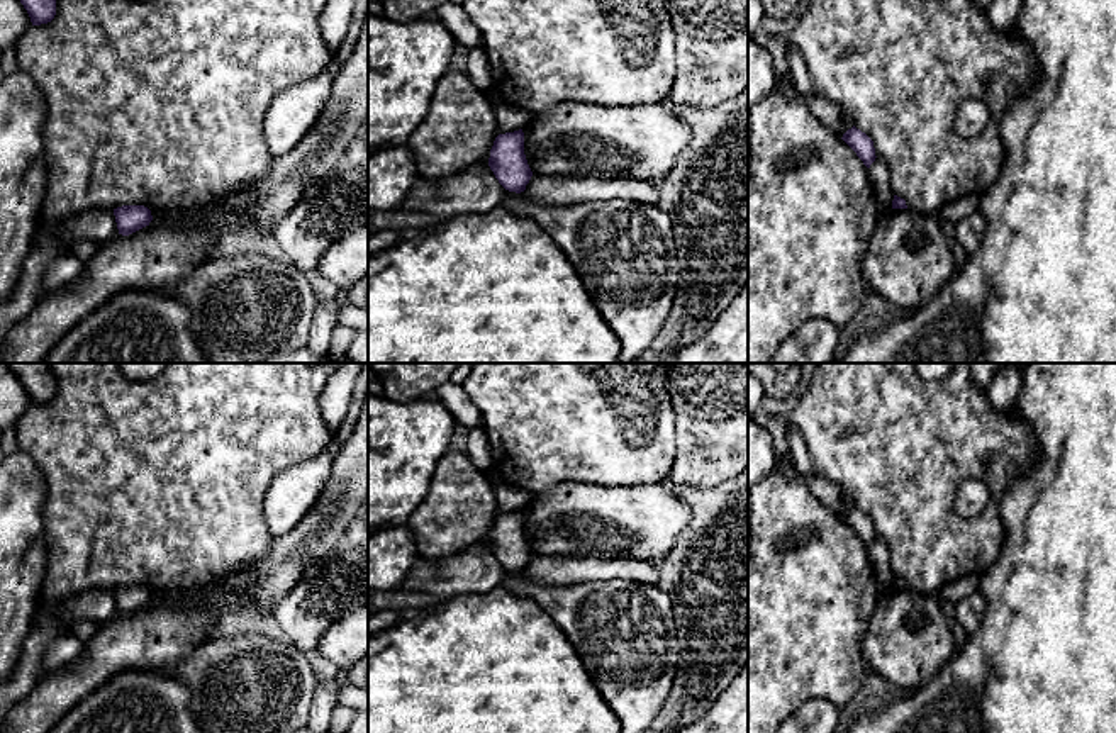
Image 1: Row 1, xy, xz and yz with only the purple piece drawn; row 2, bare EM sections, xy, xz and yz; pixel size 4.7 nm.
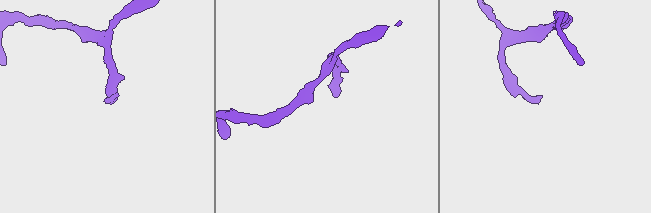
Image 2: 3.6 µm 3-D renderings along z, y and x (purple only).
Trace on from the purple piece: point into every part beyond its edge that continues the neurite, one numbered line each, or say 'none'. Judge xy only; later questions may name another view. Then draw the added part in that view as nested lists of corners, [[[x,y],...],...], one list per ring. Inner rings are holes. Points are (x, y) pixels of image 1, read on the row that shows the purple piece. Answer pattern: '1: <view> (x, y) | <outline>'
1: xy (158, 257) | [[[368,10],[361,24],[361,32],[354,44],[351,56],[343,63],[336,80],[332,81],[331,93],[326,107],[305,137],[288,153],[278,156],[270,165],[268,171],[254,182],[243,183],[224,197],[212,199],[209,204],[187,205],[171,217],[154,219],[129,236],[115,236],[85,263],[78,278],[68,285],[44,294],[29,316],[20,319],[5,338],[0,348],[0,363],[41,363],[47,353],[70,333],[80,321],[88,317],[93,311],[100,309],[114,295],[126,290],[171,290],[181,283],[188,275],[205,261],[210,246],[227,232],[244,231],[256,227],[270,231],[285,215],[288,215],[302,200],[307,187],[331,173],[338,159],[344,154],[349,143],[360,132],[365,119],[368,117]]]

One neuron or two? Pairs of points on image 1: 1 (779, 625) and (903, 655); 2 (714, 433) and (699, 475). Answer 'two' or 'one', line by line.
1: two
2: one

